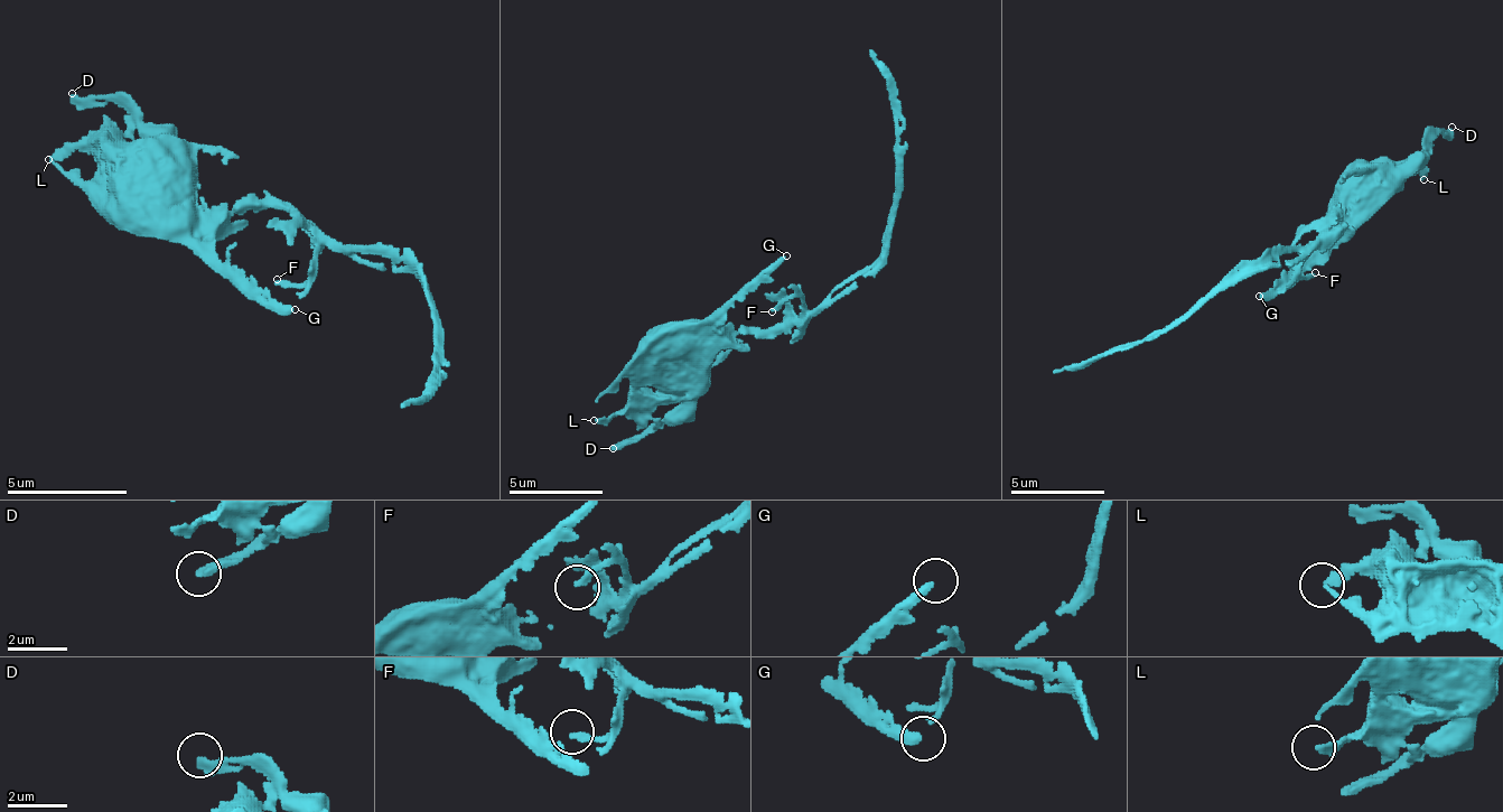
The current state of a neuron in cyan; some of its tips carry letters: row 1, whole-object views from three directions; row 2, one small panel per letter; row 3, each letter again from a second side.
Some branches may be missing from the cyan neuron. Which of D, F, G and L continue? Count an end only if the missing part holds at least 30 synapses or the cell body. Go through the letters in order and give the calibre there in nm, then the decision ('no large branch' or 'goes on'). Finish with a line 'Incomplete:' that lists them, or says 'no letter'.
D: 320 nm | no large branch
F: 180 nm | no large branch
G: 320 nm | no large branch
L: 280 nm | no large branch
Incomplete: no letter

